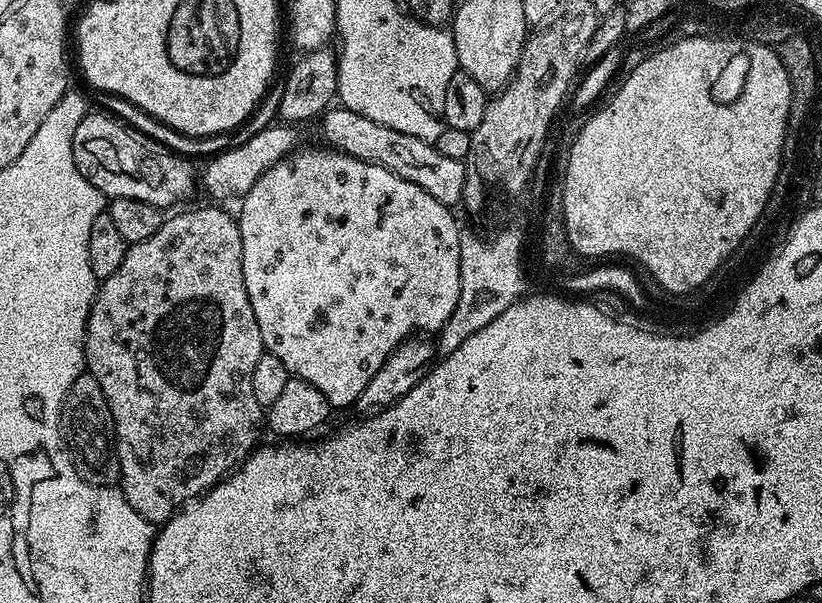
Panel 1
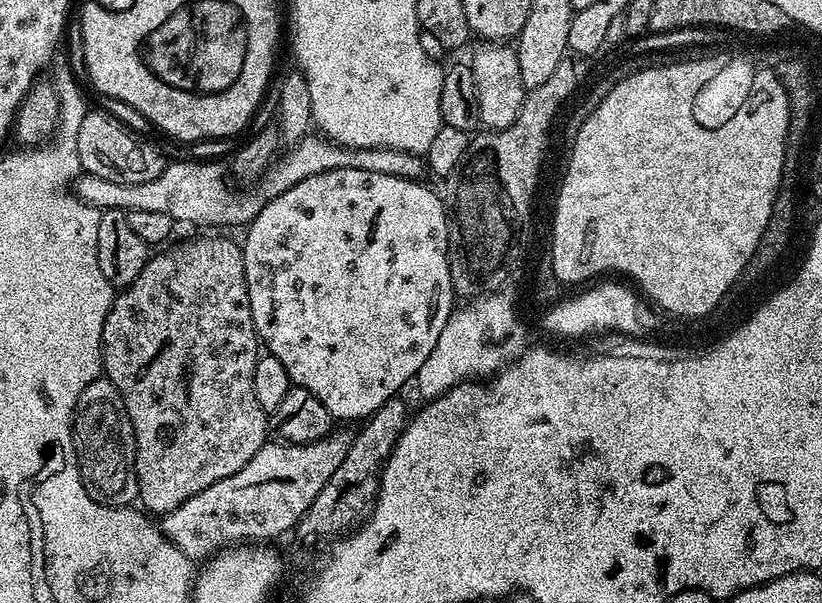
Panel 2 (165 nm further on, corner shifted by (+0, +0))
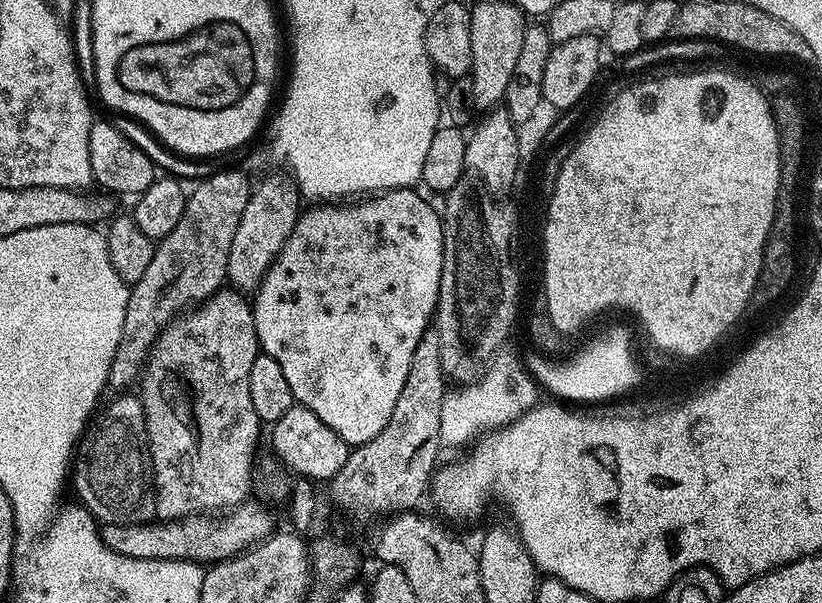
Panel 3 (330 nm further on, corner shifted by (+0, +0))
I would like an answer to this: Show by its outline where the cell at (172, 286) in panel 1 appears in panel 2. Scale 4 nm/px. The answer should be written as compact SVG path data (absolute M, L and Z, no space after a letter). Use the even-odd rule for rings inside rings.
M184 240L184 241L182 241L182 242L181 242L181 244L176 244L176 245L174 245L174 246L173 246L173 248L168 248L168 249L167 249L167 248L168 248L168 247L165 247L165 248L164 248L164 249L163 249L163 250L160 250L160 251L164 251L164 250L165 250L165 252L160 252L160 253L158 253L158 254L157 254L157 256L156 256L156 253L155 253L155 254L152 254L152 255L149 255L149 257L148 257L148 261L147 261L147 262L146 262L146 263L144 263L144 268L143 268L143 270L141 270L141 272L140 272L140 273L139 273L139 274L138 274L138 276L137 276L137 277L136 277L136 278L134 278L134 280L133 280L133 281L132 281L132 282L130 282L130 283L129 283L129 284L128 284L128 285L127 285L127 286L126 286L126 287L125 287L125 288L121 288L121 289L119 289L119 291L117 291L117 292L116 292L116 293L115 293L115 296L114 296L114 299L113 299L113 302L112 302L112 305L111 305L111 306L110 306L110 310L109 310L109 311L108 311L108 313L107 313L107 314L106 314L106 318L105 318L105 319L104 319L104 325L103 325L103 326L102 326L102 332L101 332L101 334L100 334L100 359L101 359L101 361L102 361L102 372L103 372L103 375L104 375L104 376L105 376L105 377L106 377L106 378L107 378L107 379L108 379L108 380L109 380L109 381L110 381L110 383L112 383L112 385L114 385L114 386L115 386L115 387L116 387L116 389L117 389L117 390L118 390L118 394L119 394L119 395L120 395L120 402L121 402L121 404L123 404L123 405L124 405L124 414L125 414L125 417L126 417L126 419L127 419L127 421L128 421L128 423L129 423L129 425L130 425L130 427L131 427L131 429L132 429L132 438L133 438L133 441L134 441L134 483L135 483L135 485L136 485L136 491L137 491L137 493L138 493L138 500L139 500L139 503L141 503L141 502L142 502L142 503L144 503L144 504L145 504L145 506L146 506L146 507L148 507L148 508L149 508L149 510L150 510L150 511L152 511L152 512L157 512L157 514L163 514L163 513L165 513L165 512L169 512L169 511L170 511L170 510L174 510L174 509L175 509L175 508L177 508L177 507L178 507L178 506L182 506L182 502L186 502L186 498L194 498L194 494L198 494L198 493L199 493L199 492L201 492L201 491L202 491L202 490L206 490L206 486L214 486L214 482L218 482L218 481L219 481L219 480L221 480L221 479L222 479L222 478L230 478L230 474L234 474L234 473L235 473L235 472L237 472L237 471L238 471L238 470L242 470L242 466L246 466L246 462L250 462L250 458L254 458L254 454L255 454L255 453L256 453L256 452L257 452L257 451L258 451L258 450L259 450L259 449L260 449L260 447L262 447L262 446L263 446L263 444L264 444L264 443L266 443L266 441L267 441L267 440L268 440L268 439L269 439L269 436L270 436L270 429L269 429L269 427L268 427L268 416L267 416L267 415L266 415L266 414L265 414L265 413L264 413L264 411L262 411L262 409L261 409L261 408L260 408L260 407L258 407L258 406L257 406L257 405L256 405L256 399L255 399L255 398L254 398L254 390L253 390L253 389L252 389L252 379L253 379L253 378L254 378L254 366L255 366L255 365L256 365L256 361L257 361L257 359L258 359L258 351L257 351L257 352L256 352L256 344L257 344L257 348L258 348L258 337L257 337L257 335L256 335L256 327L255 327L255 326L254 326L254 322L253 322L253 321L252 321L252 311L251 311L251 310L250 310L250 302L249 302L249 301L248 301L248 288L247 288L247 286L245 286L245 284L244 284L244 261L243 261L243 259L242 259L242 252L241 252L241 249L240 249L240 248L239 248L239 247L237 247L237 245L236 245L236 248L235 248L235 246L234 246L234 245L232 245L232 244L231 244L231 242L230 242L230 241L228 241L228 240Z

